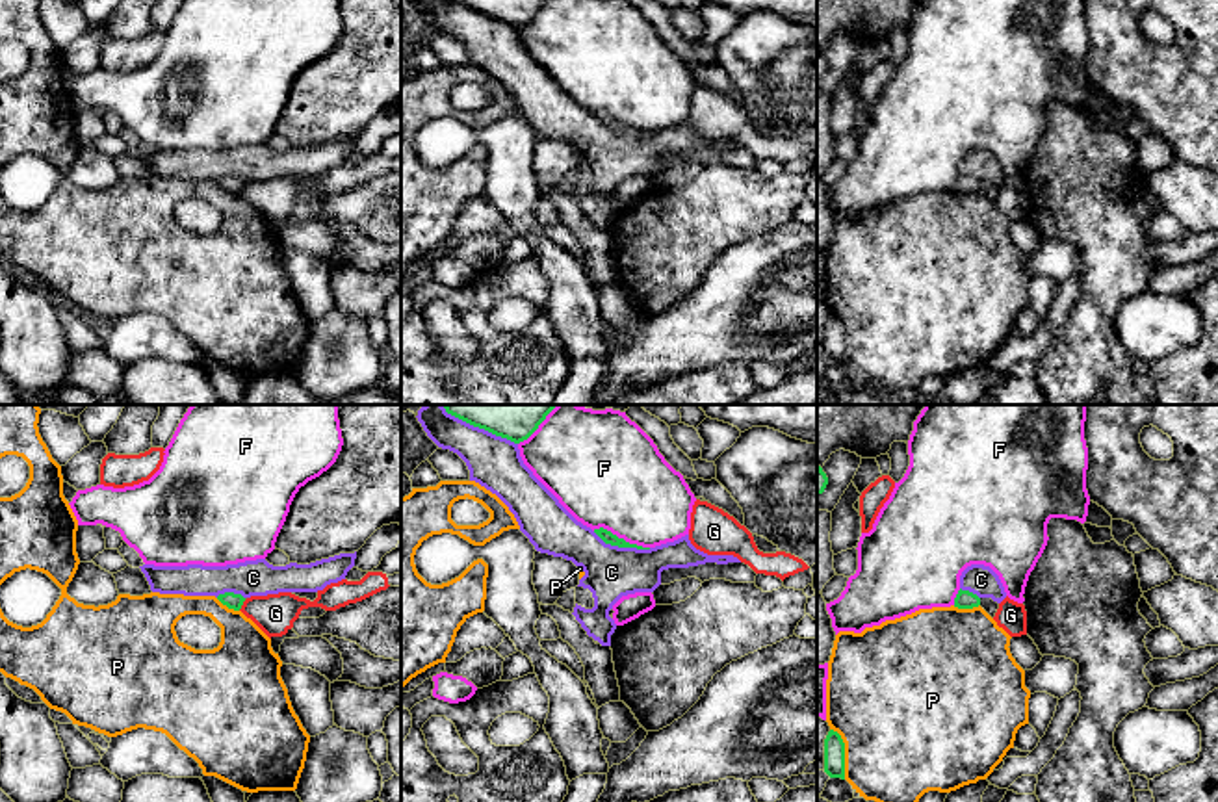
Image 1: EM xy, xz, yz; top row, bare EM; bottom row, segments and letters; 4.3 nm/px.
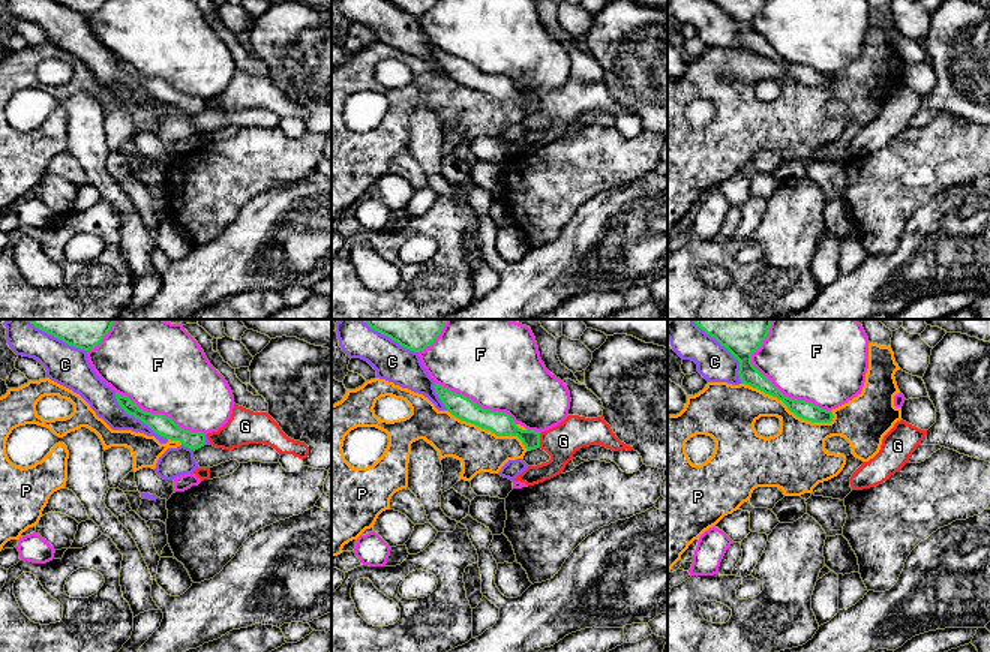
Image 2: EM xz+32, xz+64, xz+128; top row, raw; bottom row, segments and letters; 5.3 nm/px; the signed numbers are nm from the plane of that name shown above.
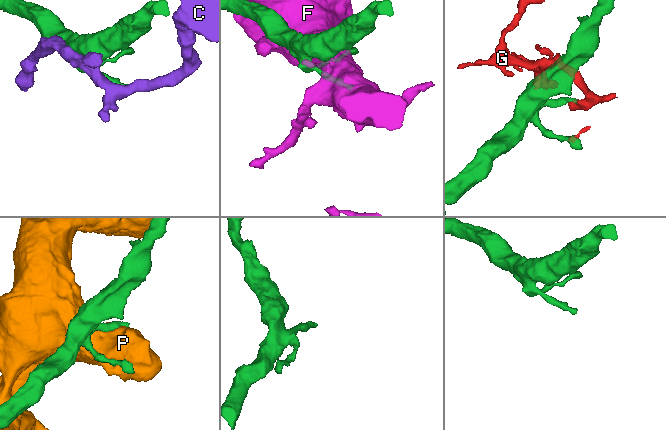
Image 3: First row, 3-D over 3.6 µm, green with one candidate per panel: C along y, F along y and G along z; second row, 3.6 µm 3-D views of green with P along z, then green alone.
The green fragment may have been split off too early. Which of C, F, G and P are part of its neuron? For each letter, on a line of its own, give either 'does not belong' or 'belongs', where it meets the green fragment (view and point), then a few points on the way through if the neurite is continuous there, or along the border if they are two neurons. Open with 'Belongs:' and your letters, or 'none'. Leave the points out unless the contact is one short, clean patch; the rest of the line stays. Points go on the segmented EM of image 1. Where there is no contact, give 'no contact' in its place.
Belongs: none
C: does not belong | xz (622, 546)
F: does not belong | xz (621, 539)
G: does not belong | xy (242, 604) | along xy (246, 600), (238, 609)
P: does not belong | yz (966, 607)

